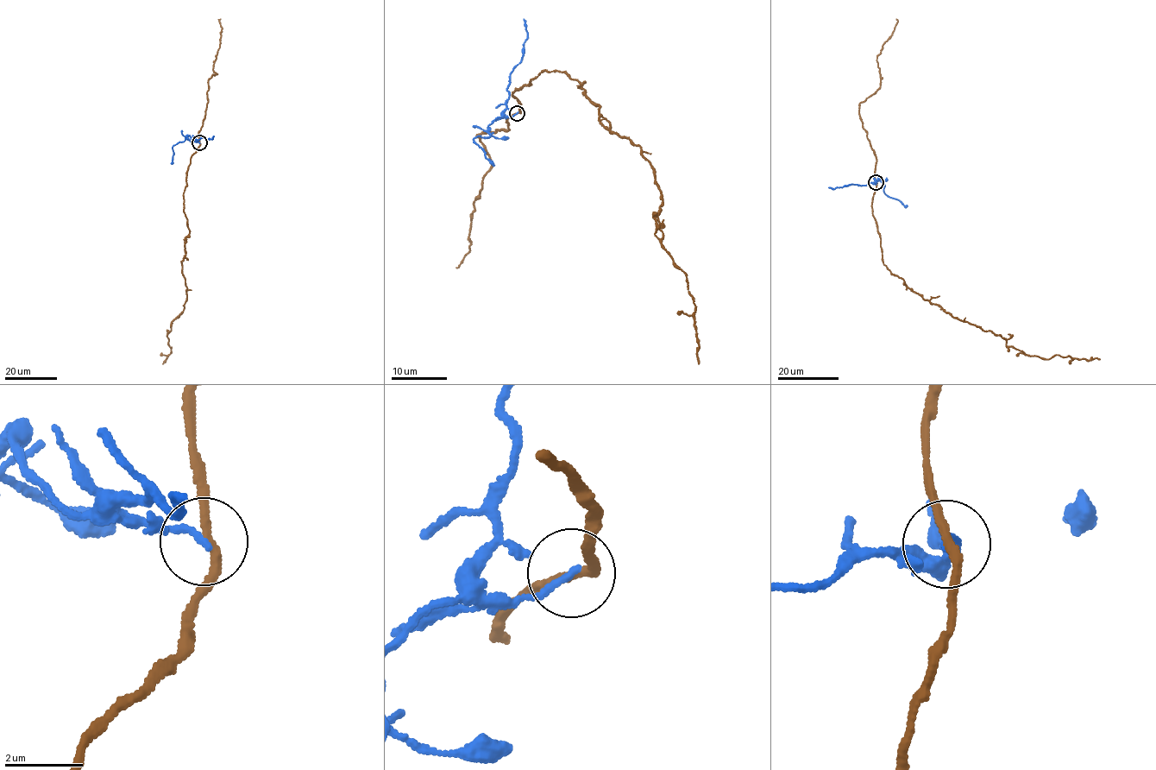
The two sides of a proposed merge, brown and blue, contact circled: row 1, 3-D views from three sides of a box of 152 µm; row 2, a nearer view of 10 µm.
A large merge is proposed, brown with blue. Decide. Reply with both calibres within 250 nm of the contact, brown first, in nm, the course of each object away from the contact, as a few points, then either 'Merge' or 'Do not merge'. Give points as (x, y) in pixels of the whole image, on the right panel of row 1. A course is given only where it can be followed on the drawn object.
Thickness 200 nm (brown) against 180 nm. Course of brown: (876, 181), (872, 212), (882, 261), (908, 287), (1026, 354), (1100, 359). Course of blue: (876, 182), (875, 185), (877, 179), (883, 182), (885, 194), (907, 205). Do not merge

